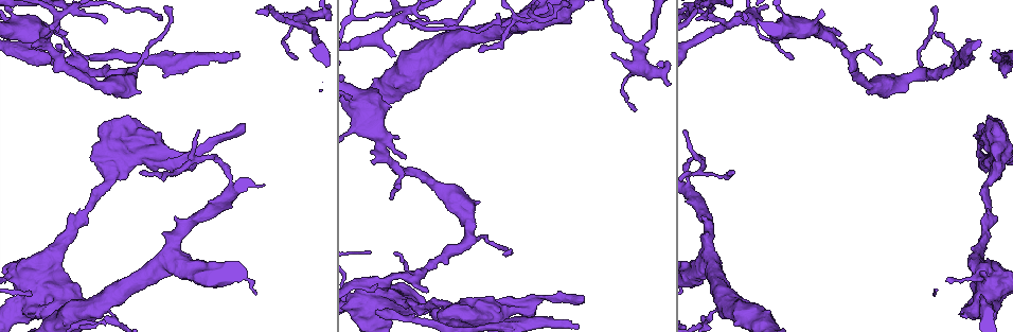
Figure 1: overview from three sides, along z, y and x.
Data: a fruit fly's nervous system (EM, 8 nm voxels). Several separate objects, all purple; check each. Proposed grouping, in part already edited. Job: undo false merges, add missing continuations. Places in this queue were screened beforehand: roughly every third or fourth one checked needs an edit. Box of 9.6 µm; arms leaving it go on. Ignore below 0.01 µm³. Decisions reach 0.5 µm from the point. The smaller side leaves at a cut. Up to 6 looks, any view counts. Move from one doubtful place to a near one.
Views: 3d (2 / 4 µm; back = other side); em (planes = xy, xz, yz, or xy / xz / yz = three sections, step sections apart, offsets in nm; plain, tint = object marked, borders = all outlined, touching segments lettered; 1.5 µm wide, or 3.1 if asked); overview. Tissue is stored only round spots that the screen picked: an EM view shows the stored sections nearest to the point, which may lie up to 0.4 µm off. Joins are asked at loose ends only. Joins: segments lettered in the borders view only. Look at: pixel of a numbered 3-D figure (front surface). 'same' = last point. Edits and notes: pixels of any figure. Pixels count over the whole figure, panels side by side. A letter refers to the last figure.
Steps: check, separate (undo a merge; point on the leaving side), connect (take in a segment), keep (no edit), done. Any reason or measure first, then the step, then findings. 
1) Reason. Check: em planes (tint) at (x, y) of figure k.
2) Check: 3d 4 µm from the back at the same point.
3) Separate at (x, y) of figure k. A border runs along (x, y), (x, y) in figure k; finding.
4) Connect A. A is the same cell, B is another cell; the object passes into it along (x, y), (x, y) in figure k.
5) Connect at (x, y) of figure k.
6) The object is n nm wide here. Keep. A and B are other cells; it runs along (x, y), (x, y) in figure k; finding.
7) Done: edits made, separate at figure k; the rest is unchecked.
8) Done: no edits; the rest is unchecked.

Arms part here. Check: 3d 4 µm at (382, 139) of figure 1.

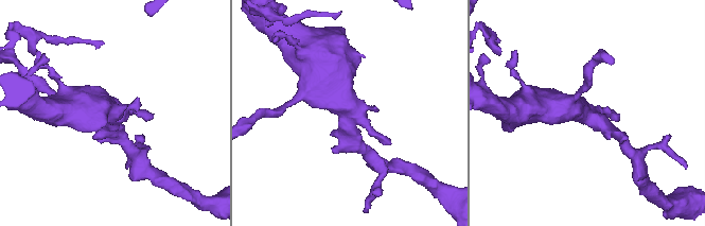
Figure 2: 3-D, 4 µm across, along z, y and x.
Check: em planes (borders) at (351, 111) of figure 2.

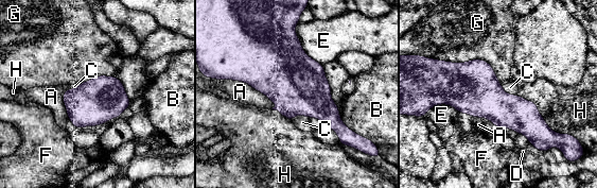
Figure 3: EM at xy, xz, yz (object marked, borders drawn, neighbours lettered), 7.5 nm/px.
Keep. A, B, C, D, E, F, G and H are other cells; a border runs along (309, 118), (294, 116), (292, 121) in figure 3; one neuron here.

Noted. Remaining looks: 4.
Long arm stops here. Check: em xy step 8 (borders) at (377, 310) of figure 1.

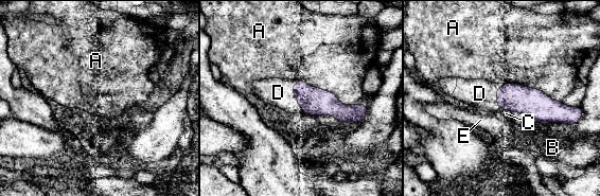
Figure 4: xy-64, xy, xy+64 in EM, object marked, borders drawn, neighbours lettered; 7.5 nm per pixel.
Connect D. D is the same cell, A, B, C and E are other cells; it goes on there.

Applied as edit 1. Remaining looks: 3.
Redraw. Check: overview.

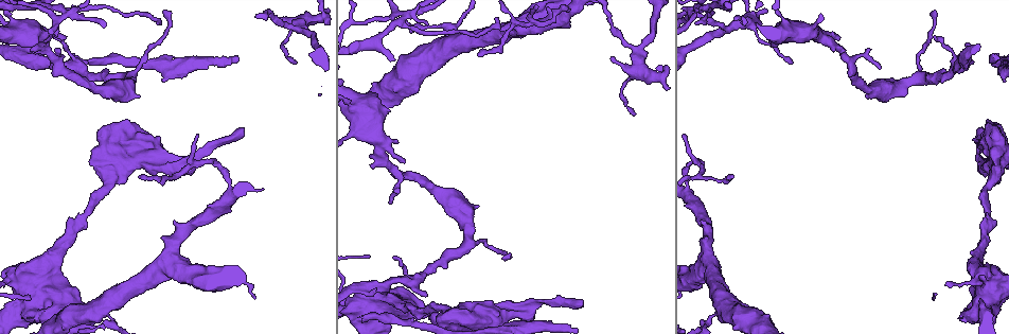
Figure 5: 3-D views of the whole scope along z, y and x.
Check: 3d 2 µm at (539, 302) of figure 5.

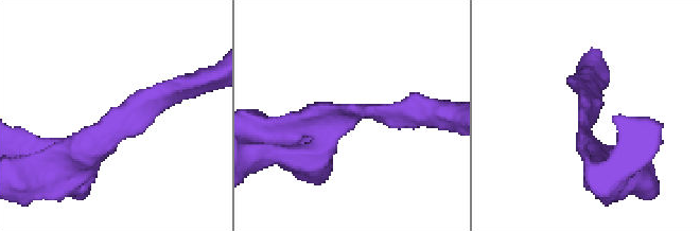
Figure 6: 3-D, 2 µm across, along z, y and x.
Need the tissue. Check: em planes (borders) at (345, 117) of figure 6.

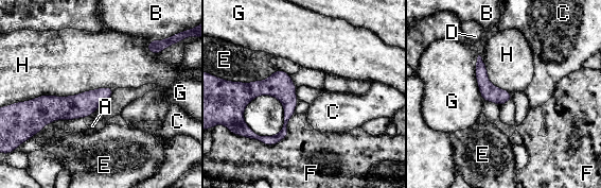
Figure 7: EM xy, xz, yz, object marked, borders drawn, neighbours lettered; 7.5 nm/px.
Keep. A, B, C, D, E, F, G and H are other cells; a border runs along (478, 54), (475, 79), (483, 100) in figure 7; one neuron here.

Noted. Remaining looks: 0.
Done: edits made, connect at figure 4; the rest is unchecked.

